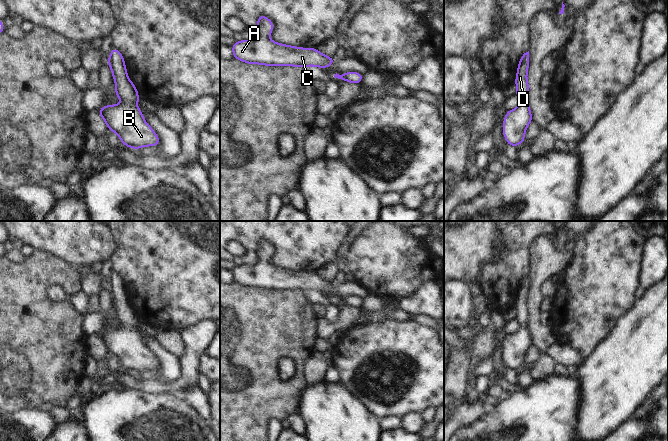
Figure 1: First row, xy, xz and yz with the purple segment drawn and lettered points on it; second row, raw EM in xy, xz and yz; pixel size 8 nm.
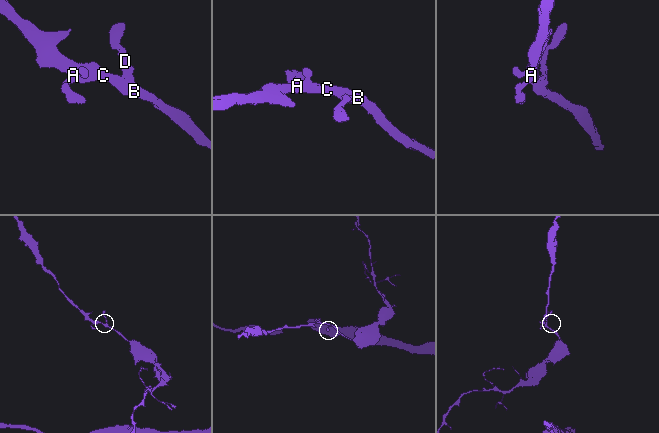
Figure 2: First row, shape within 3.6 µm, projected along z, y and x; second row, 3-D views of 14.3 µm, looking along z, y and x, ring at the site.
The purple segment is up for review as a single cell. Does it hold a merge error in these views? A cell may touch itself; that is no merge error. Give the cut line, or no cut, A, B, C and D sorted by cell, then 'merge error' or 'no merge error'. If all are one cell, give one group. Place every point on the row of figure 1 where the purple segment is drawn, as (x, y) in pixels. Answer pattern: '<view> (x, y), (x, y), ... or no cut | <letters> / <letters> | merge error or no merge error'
no cut | A B C D | no merge error

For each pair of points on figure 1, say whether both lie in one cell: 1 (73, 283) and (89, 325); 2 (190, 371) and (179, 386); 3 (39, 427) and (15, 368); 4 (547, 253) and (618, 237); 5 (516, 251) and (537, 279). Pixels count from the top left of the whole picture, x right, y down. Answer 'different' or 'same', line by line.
1: different
2: same
3: different
4: different
5: different

